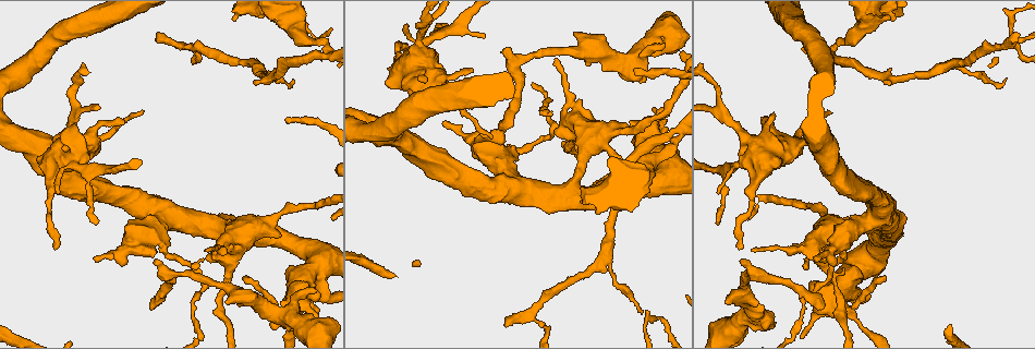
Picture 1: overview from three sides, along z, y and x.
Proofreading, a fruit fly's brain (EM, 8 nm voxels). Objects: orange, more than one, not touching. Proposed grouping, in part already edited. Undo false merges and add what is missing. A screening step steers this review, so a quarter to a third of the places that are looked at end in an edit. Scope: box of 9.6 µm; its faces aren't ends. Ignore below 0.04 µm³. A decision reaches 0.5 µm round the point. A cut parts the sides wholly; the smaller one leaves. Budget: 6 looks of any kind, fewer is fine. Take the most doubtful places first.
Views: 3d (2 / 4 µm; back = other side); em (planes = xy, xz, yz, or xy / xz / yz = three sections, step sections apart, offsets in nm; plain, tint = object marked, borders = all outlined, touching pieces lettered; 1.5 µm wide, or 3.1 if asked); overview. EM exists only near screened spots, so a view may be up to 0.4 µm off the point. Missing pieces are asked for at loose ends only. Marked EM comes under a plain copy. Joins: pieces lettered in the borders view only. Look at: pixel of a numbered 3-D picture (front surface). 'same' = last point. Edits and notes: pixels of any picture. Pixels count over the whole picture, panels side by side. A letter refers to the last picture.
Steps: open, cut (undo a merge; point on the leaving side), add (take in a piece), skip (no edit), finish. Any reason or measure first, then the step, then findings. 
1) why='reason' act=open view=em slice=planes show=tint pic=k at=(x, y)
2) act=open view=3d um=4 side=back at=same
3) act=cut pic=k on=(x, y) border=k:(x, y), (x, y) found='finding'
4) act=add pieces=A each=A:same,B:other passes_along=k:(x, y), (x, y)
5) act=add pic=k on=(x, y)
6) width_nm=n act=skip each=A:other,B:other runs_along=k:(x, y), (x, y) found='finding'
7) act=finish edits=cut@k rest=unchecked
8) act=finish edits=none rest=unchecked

why='an open end' act=open view=3d um=4 pic=1 at=(665, 45)

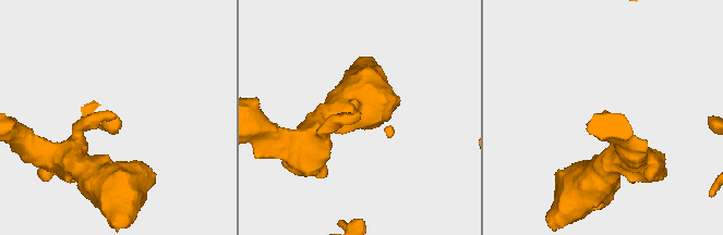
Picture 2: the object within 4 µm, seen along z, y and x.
act=open view=em slice=yz step=8 show=tint pic=2 at=(359, 115)

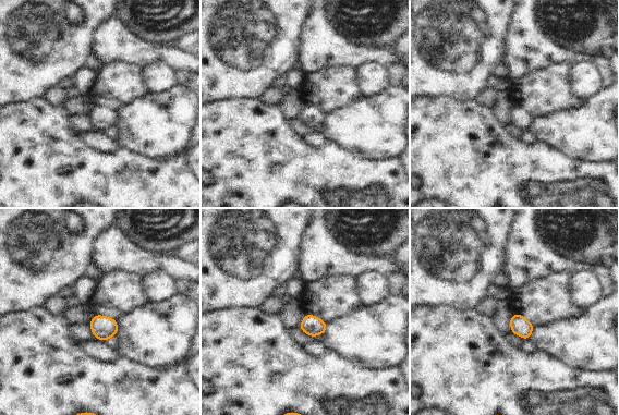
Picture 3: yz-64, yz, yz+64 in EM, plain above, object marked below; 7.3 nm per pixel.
act=open view=em slice=planes show=borders at=same

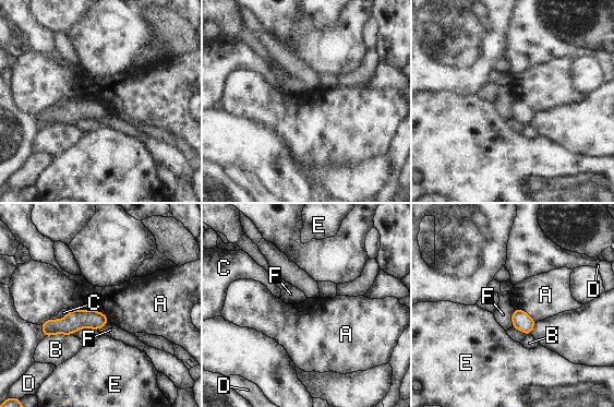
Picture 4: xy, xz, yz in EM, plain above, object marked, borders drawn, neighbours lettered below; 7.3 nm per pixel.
act=skip each=A:other,B:other,C:other,D:other,E:other,F:other runs_along=4:(105, 320), (44, 327) found='no lettered piece goes on from it'

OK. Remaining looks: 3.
why='three-way junction' act=open view=em slice=xy step=8 show=tint pic=1 at=(832, 48)

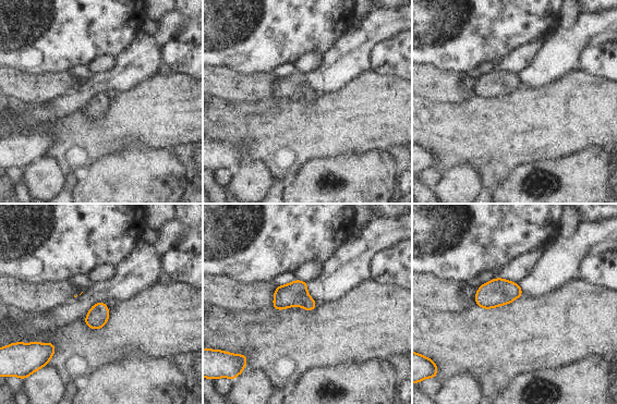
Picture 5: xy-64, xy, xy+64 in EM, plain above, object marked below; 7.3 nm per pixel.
why='another direction' act=open view=em slice=planes show=tint at=same

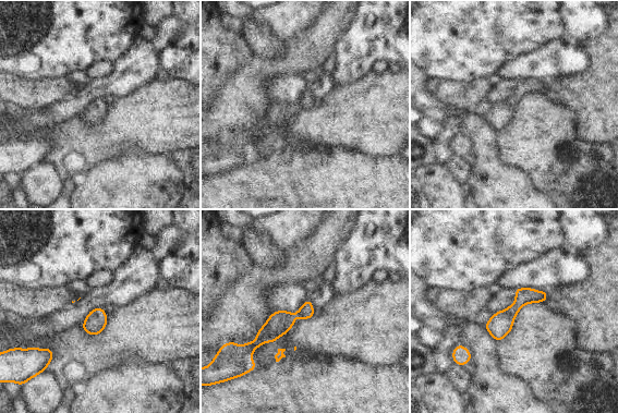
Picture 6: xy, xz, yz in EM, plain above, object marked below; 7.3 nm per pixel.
why='what lies round it' act=open view=em slice=planes show=borders at=same

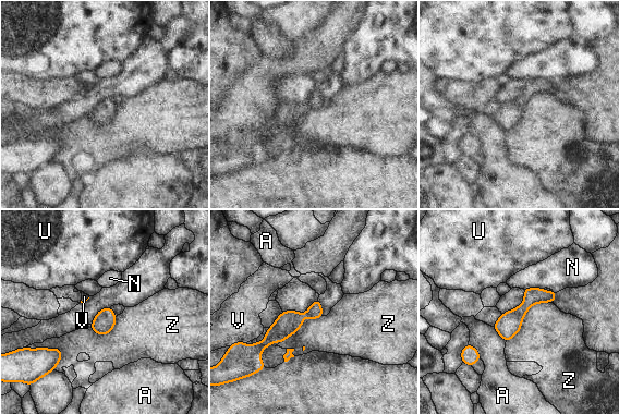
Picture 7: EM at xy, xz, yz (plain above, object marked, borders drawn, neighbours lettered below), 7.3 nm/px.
width_nm=90 act=skip each=A:other,N:other,U:other,V:other,Z:other runs_along=7:(553, 294), (496, 326) found='one cell here'

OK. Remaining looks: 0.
act=finish edits=none rest=unchecked

